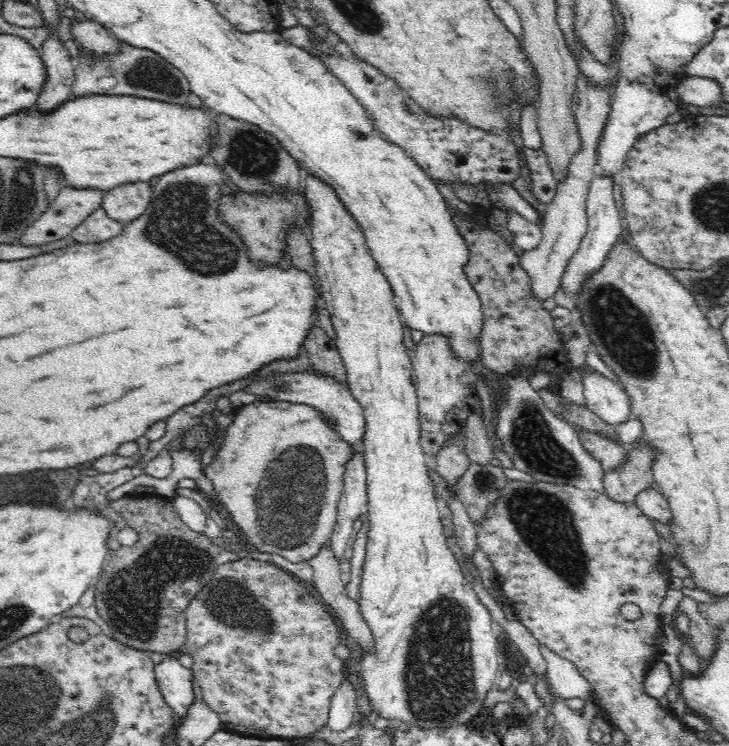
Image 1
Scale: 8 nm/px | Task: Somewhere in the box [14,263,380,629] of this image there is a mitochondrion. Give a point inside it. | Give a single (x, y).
(309, 468)

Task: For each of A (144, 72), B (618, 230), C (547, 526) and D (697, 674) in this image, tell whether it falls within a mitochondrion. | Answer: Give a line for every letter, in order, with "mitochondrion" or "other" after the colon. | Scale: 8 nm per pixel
A: mitochondrion
B: other
C: mitochondrion
D: other

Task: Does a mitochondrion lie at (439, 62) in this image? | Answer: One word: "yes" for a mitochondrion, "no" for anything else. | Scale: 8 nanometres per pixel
no

